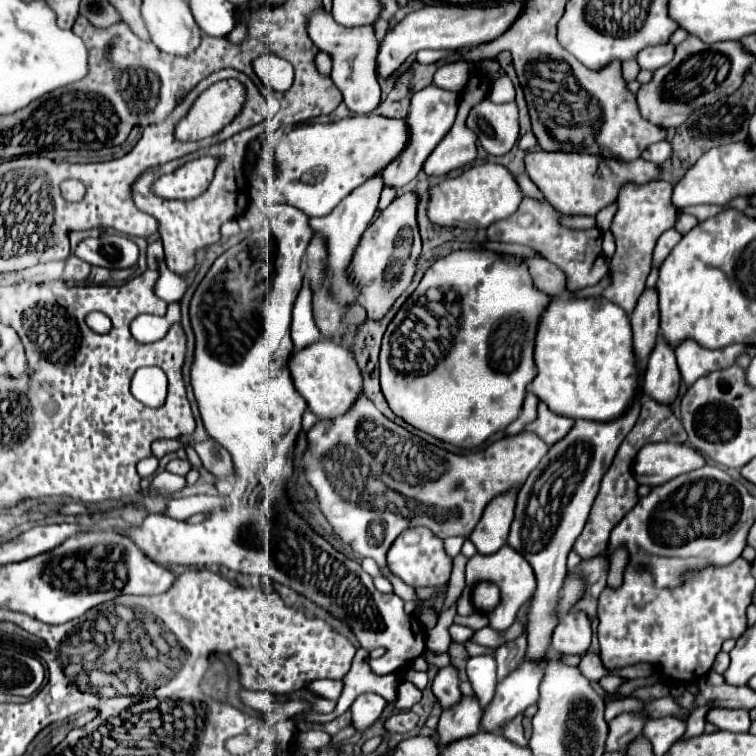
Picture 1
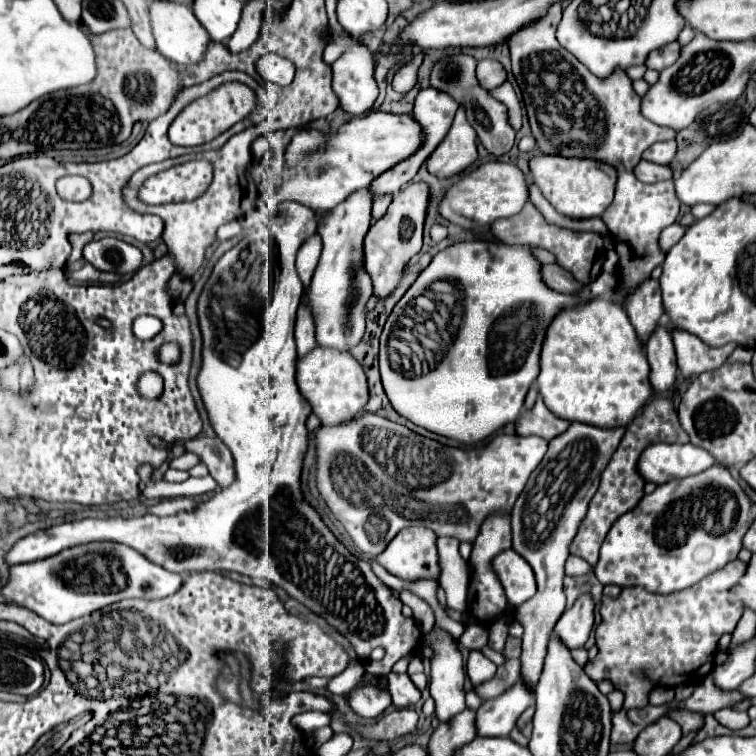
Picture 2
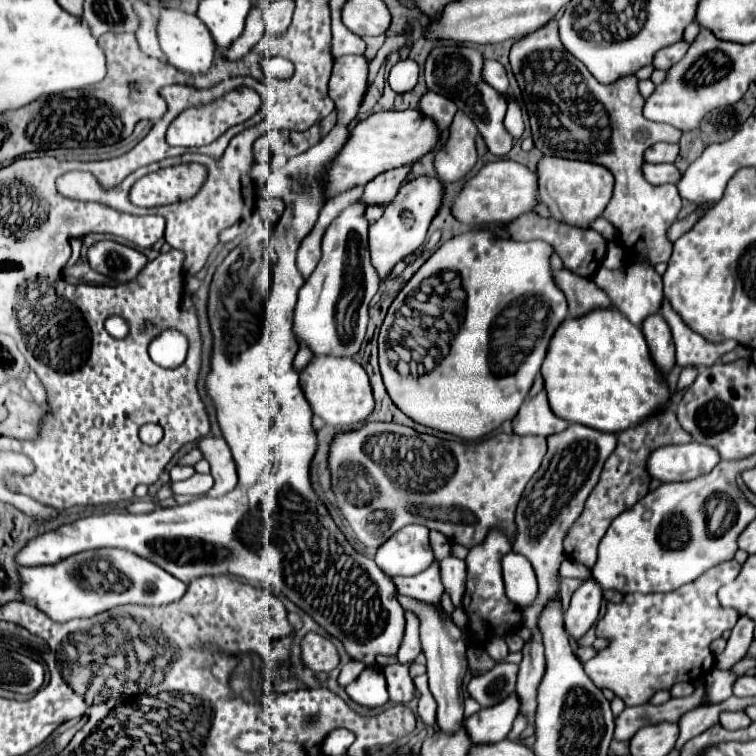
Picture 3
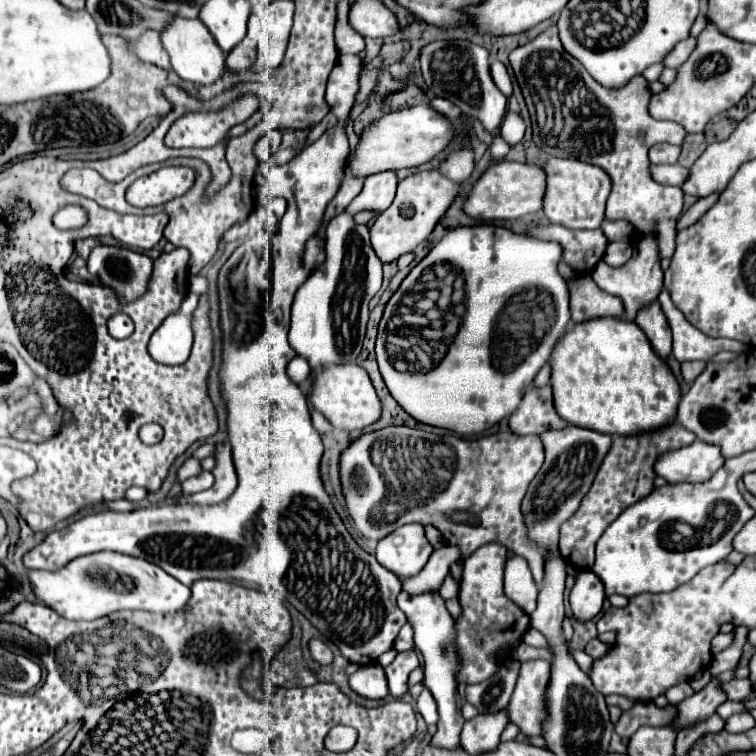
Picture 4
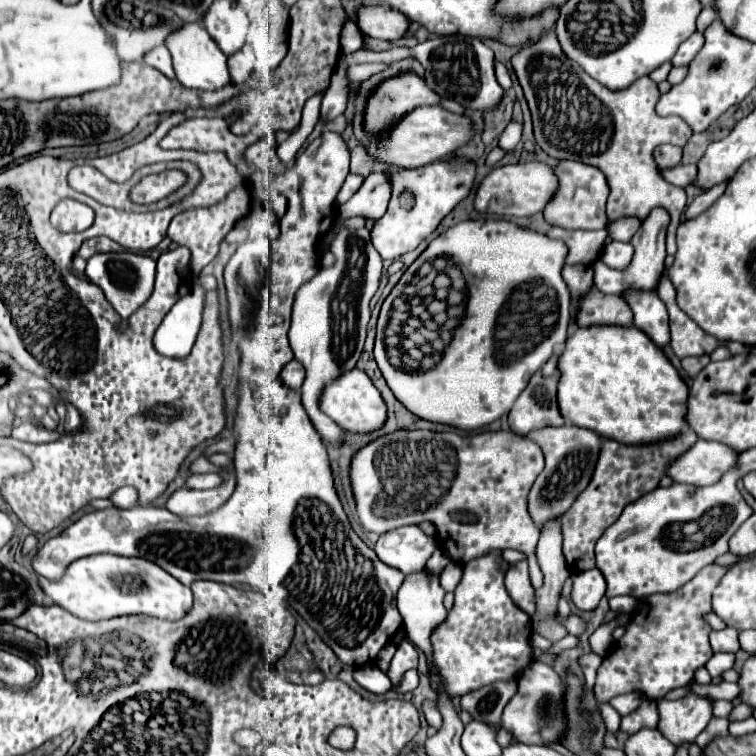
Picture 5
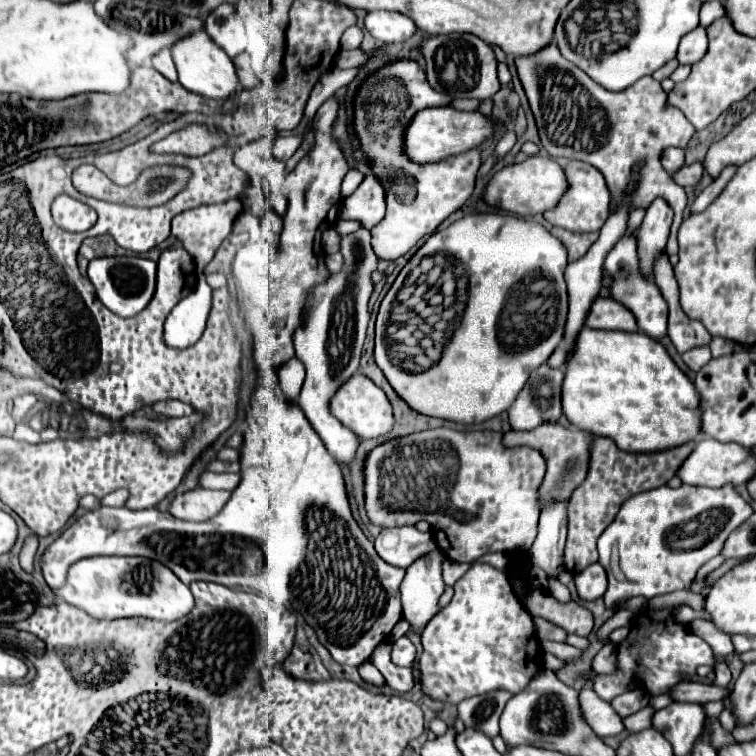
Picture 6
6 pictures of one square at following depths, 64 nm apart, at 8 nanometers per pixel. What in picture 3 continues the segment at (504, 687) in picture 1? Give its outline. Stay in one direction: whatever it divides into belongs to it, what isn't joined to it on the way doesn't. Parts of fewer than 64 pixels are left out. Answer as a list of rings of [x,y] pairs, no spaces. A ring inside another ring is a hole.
[[[510,694],[500,704],[482,708],[474,716],[466,718],[466,730],[472,738],[472,744],[490,744],[500,742],[512,730],[512,722],[520,714],[520,700],[516,694]]]

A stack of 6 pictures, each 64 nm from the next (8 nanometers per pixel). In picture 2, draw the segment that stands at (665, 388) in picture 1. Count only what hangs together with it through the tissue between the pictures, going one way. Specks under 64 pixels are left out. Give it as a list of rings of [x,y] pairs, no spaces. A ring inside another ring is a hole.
[[[658,326],[654,336],[650,336],[646,344],[646,358],[650,364],[650,386],[654,394],[668,392],[674,388],[678,366],[676,366],[676,354],[672,336],[664,326]]]

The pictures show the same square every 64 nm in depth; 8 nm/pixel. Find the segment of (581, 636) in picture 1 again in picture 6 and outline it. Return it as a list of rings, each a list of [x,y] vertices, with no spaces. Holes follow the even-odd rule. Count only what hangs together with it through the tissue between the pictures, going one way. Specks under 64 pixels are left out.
[[[598,562],[574,576],[578,598],[584,602],[594,602],[596,598],[602,598],[606,592],[606,582],[606,572]]]

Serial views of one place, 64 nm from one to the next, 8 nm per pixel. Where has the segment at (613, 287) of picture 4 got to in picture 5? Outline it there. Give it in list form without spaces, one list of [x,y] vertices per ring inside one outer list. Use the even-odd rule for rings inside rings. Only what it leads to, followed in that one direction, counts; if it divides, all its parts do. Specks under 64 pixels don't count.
[[[660,208],[652,210],[648,220],[644,220],[640,230],[632,238],[634,258],[632,258],[630,266],[626,270],[612,270],[606,264],[602,264],[600,260],[596,260],[596,264],[594,264],[594,286],[600,288],[604,294],[618,294],[618,296],[624,296],[632,290],[642,290],[642,292],[656,290],[656,286],[658,286],[658,282],[664,274],[664,258],[666,258],[664,228],[666,226],[668,226],[668,212],[664,212]]]

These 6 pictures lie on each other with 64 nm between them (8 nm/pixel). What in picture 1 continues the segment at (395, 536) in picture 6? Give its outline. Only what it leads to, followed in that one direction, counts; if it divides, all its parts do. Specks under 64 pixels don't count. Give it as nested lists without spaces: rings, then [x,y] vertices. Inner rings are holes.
[[[406,528],[388,552],[388,568],[408,586],[440,586],[450,580],[452,558],[444,550],[444,540],[434,536],[428,528]]]

